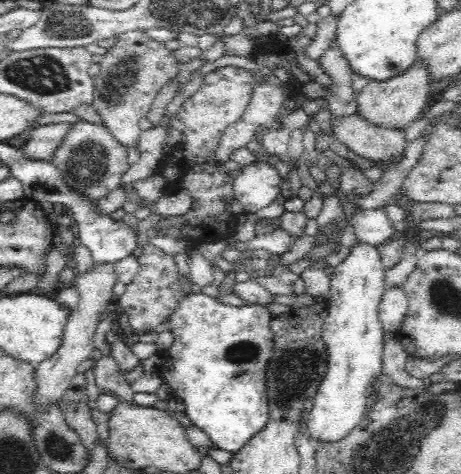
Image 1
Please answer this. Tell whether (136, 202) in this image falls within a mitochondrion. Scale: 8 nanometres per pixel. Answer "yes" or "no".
no

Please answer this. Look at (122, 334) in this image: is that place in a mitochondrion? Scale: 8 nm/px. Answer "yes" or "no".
no

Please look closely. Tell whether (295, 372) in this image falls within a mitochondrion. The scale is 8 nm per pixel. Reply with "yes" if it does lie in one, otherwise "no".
yes

